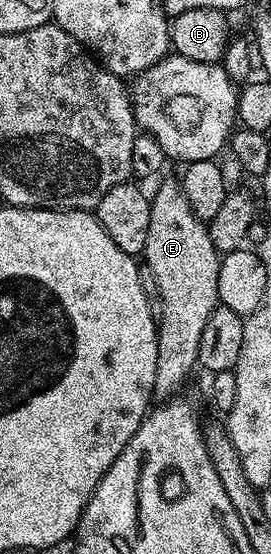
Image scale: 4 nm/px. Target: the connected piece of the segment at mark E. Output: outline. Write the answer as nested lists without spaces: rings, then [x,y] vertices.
[[[178,179],[158,181],[159,189],[151,196],[149,238],[145,238],[142,259],[157,278],[161,290],[161,314],[157,317],[157,374],[154,399],[166,402],[178,397],[191,371],[199,362],[201,333],[209,314],[220,303],[218,270],[221,253],[213,246],[207,224],[198,220],[183,193]]]

